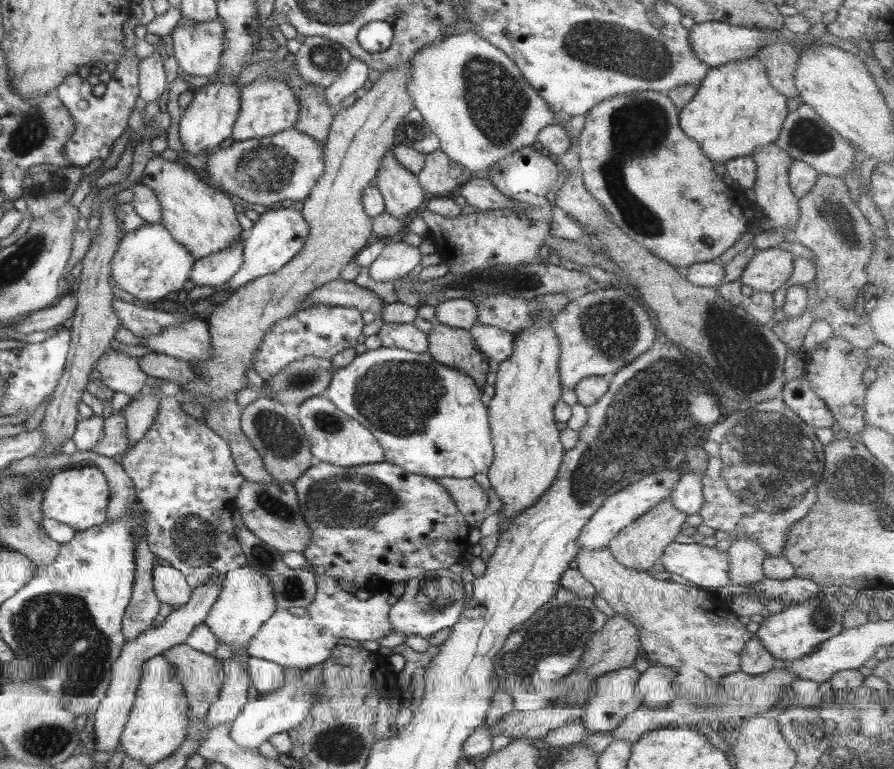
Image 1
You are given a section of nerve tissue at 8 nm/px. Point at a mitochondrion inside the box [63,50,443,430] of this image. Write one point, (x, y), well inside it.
(267, 169)

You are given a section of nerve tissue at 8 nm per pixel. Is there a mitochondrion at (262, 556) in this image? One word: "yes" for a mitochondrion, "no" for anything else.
yes

